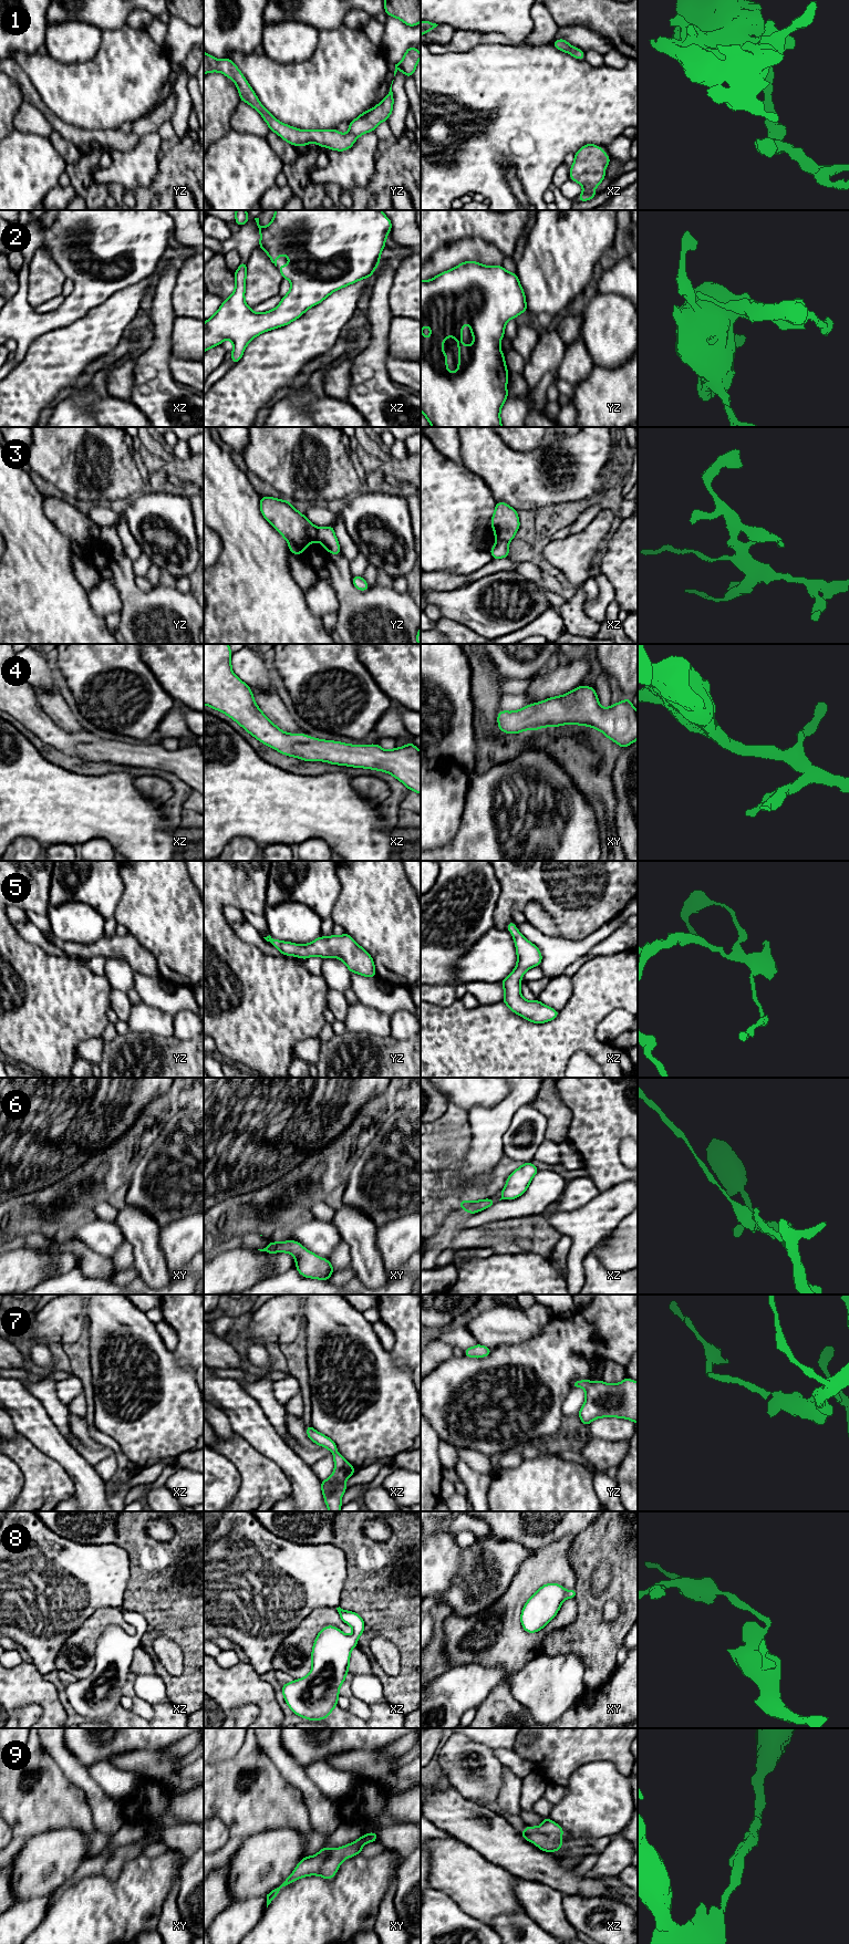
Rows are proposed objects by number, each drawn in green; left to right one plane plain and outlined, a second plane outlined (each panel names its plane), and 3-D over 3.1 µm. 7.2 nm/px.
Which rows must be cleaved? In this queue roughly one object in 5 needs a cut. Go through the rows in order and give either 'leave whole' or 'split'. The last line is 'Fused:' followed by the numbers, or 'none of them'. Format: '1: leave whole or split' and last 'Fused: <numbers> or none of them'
1: leave whole
2: leave whole
3: split
4: leave whole
5: leave whole
6: leave whole
7: leave whole
8: leave whole
9: leave whole
Fused: 3

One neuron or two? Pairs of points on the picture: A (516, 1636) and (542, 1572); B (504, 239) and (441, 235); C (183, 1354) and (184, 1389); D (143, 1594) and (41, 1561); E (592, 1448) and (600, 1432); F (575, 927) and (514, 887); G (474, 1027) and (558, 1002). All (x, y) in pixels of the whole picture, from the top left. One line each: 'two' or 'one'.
A: one
B: one
C: two
D: two
E: two
F: one
G: two

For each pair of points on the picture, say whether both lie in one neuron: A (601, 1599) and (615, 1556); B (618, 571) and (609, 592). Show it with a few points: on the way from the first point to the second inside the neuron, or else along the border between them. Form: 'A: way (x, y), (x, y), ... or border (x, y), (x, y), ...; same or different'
A: way (612, 1589), (618, 1583), (618, 1567); same
B: border (601, 572), (613, 586), (614, 600); different

